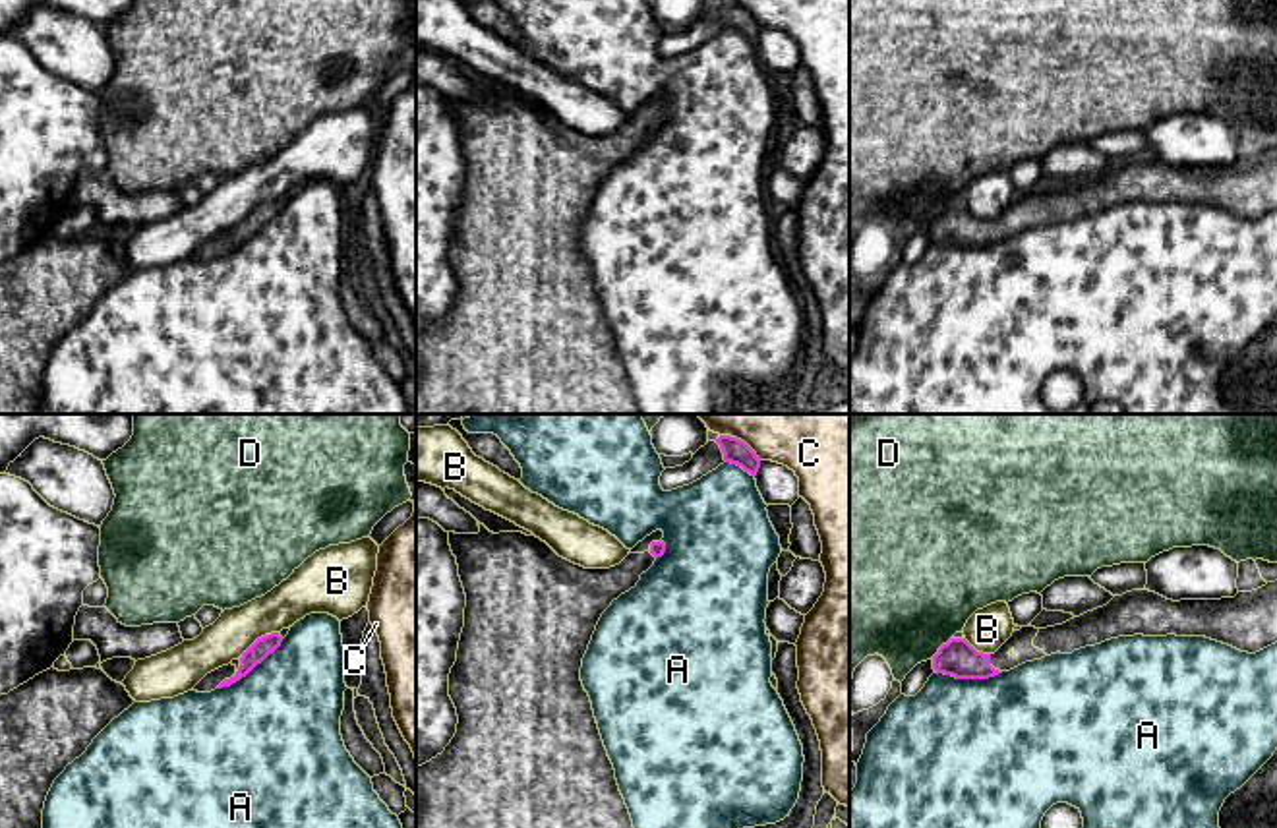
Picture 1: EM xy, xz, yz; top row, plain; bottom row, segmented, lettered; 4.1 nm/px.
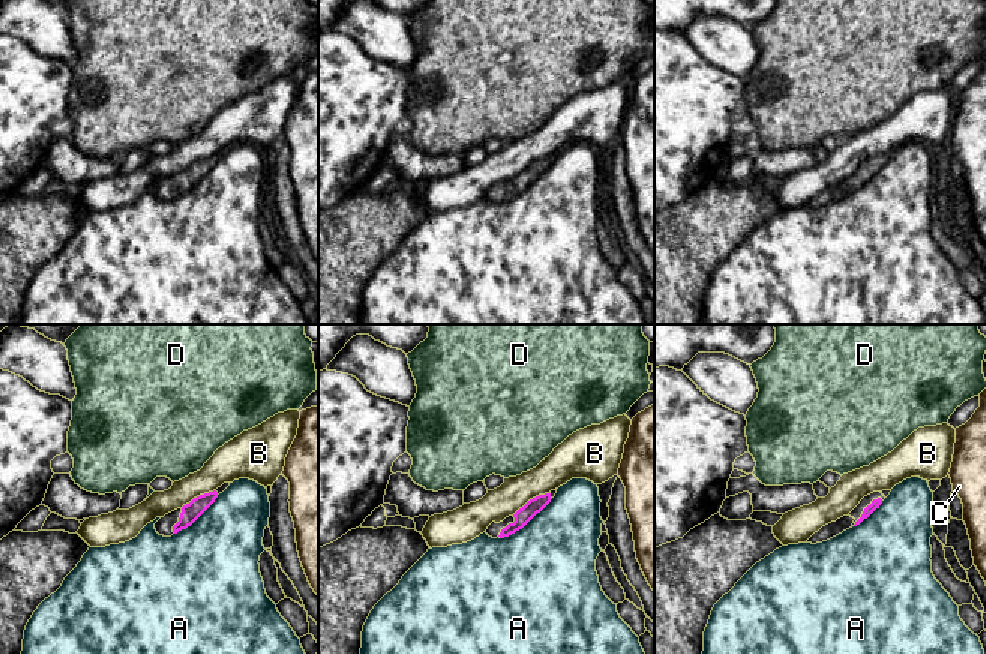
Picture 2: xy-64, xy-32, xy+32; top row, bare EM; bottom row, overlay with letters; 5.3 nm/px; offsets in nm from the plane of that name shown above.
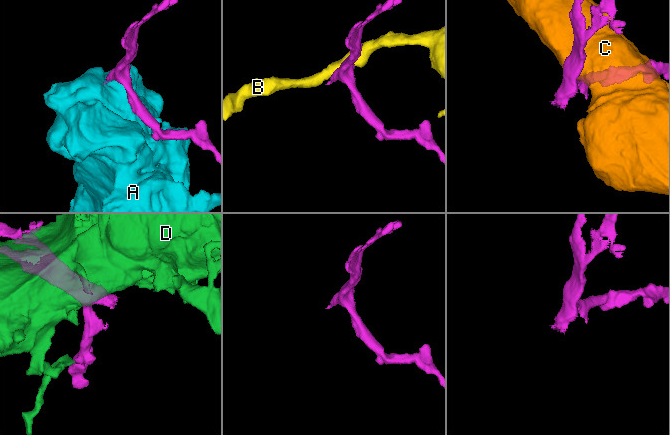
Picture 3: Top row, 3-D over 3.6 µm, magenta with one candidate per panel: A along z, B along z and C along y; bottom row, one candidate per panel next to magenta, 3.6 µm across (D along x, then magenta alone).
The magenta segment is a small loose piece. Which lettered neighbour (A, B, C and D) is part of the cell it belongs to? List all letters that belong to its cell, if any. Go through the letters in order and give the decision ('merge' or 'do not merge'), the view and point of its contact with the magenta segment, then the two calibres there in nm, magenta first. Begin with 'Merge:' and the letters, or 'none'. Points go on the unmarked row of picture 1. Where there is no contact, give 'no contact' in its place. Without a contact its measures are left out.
Merge: none
A: do not merge; contact xy (250, 236); calibres 80 and 480 nm
B: do not merge; contact xy (258, 206); calibres 80 and 180 nm
C: do not merge; contact xz (740, 6); calibres 110 and 160 nm
D: do not merge; contact yz (941, 213); calibres 160 and 500 nm

